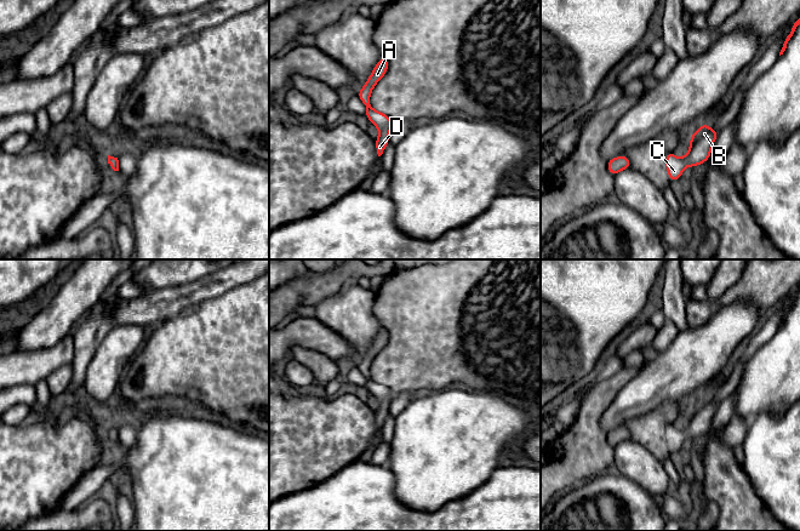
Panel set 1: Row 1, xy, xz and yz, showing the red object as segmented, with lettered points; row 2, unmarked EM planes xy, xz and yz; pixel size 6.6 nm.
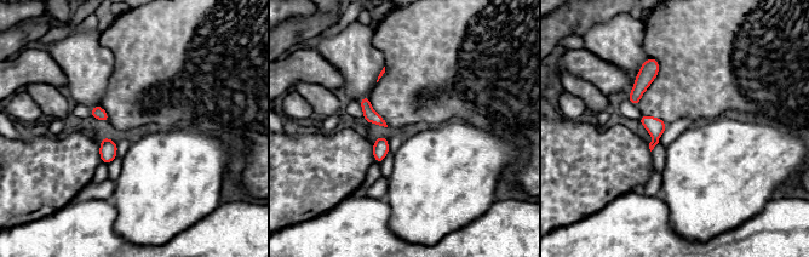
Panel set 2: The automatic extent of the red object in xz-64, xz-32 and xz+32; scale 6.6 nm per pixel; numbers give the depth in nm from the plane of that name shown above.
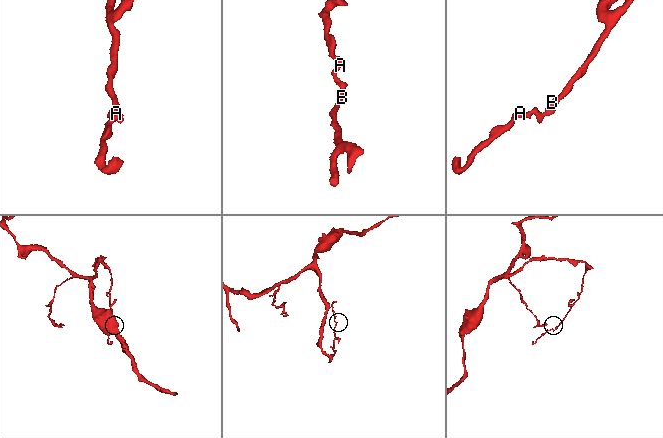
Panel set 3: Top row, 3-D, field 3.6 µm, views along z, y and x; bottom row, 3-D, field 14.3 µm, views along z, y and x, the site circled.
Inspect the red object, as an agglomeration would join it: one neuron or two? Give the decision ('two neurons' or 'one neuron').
one neuron

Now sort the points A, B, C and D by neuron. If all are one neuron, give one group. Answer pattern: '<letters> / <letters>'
A B C D

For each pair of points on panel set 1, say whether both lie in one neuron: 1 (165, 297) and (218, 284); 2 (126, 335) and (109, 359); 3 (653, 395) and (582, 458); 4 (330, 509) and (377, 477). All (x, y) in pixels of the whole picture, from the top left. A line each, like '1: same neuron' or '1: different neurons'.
1: same neuron
2: same neuron
3: different neurons
4: same neuron

